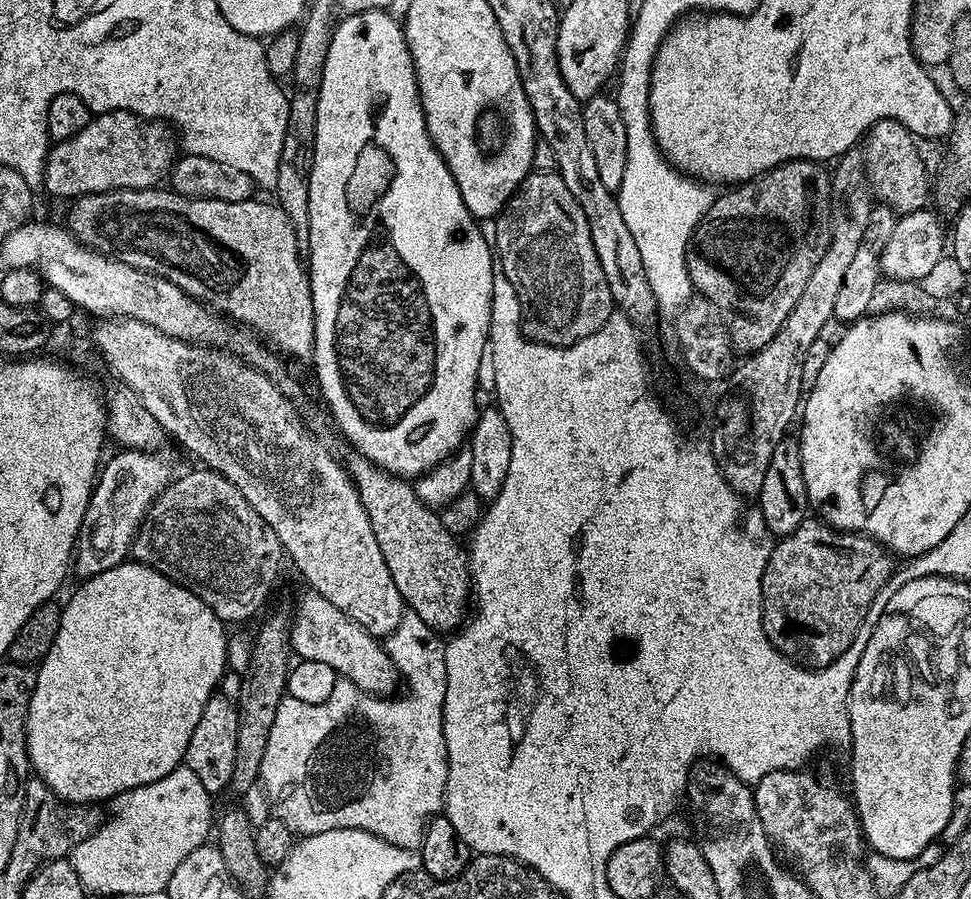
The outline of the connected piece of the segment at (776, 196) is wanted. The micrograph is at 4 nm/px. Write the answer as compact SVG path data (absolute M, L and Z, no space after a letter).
M791 160L752 180L729 187L725 192L728 192L725 196L717 195L700 225L692 231L688 273L693 289L731 317L735 351L751 354L765 348L774 334L778 334L782 322L786 322L790 310L794 310L794 302L798 302L810 274L814 274L814 266L818 266L822 254L826 254L832 240L832 178L823 163Z

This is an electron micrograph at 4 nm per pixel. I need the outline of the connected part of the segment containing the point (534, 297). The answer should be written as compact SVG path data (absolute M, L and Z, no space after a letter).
M529 172L495 221L494 252L502 262L506 278L510 278L518 294L523 335L534 344L568 348L582 342L582 338L590 338L594 330L602 330L605 322L614 315L612 295L602 262L594 250L594 238L590 238L586 214L582 214L582 206L578 206L578 201L574 199L574 194L570 194L566 182L562 182L559 172Z

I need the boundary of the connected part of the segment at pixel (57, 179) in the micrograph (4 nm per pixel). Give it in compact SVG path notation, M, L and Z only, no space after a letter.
M101 112L85 128L78 130L78 134L49 147L48 158L44 161L42 188L50 195L61 196L68 201L95 192L113 192L119 188L154 188L161 183L163 176L165 179L169 175L177 156L178 140L167 123L145 120L133 112Z

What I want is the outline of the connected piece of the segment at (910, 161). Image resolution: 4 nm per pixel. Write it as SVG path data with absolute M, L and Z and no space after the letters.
M879 120L868 131L862 144L864 168L868 172L872 195L897 214L927 208L930 204L930 175L918 156L917 141L917 137L902 122Z

